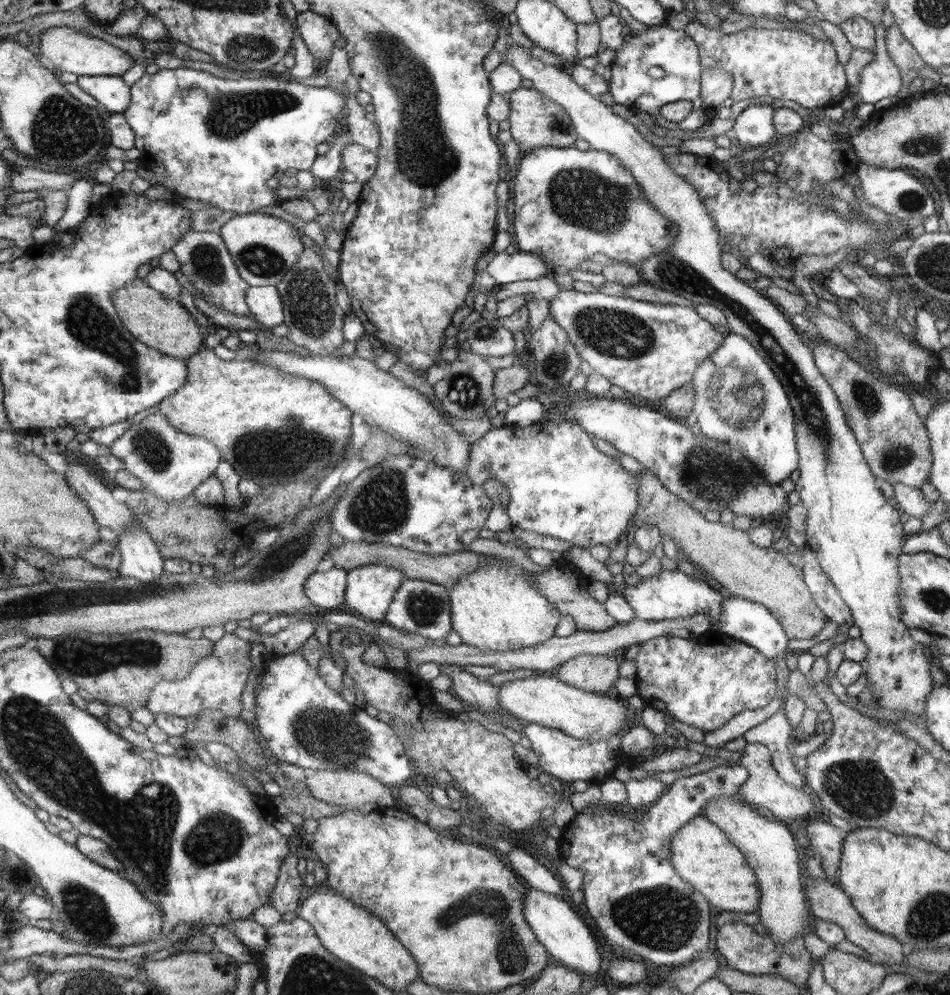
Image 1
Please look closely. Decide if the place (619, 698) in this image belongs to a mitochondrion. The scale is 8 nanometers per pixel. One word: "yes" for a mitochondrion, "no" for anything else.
no

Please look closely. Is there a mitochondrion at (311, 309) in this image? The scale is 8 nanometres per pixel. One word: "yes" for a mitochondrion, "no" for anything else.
yes

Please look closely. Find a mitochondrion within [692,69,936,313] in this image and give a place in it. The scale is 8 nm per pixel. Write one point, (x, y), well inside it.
(909, 200)

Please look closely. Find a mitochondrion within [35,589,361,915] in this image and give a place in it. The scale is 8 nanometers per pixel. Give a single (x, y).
(82, 657)

